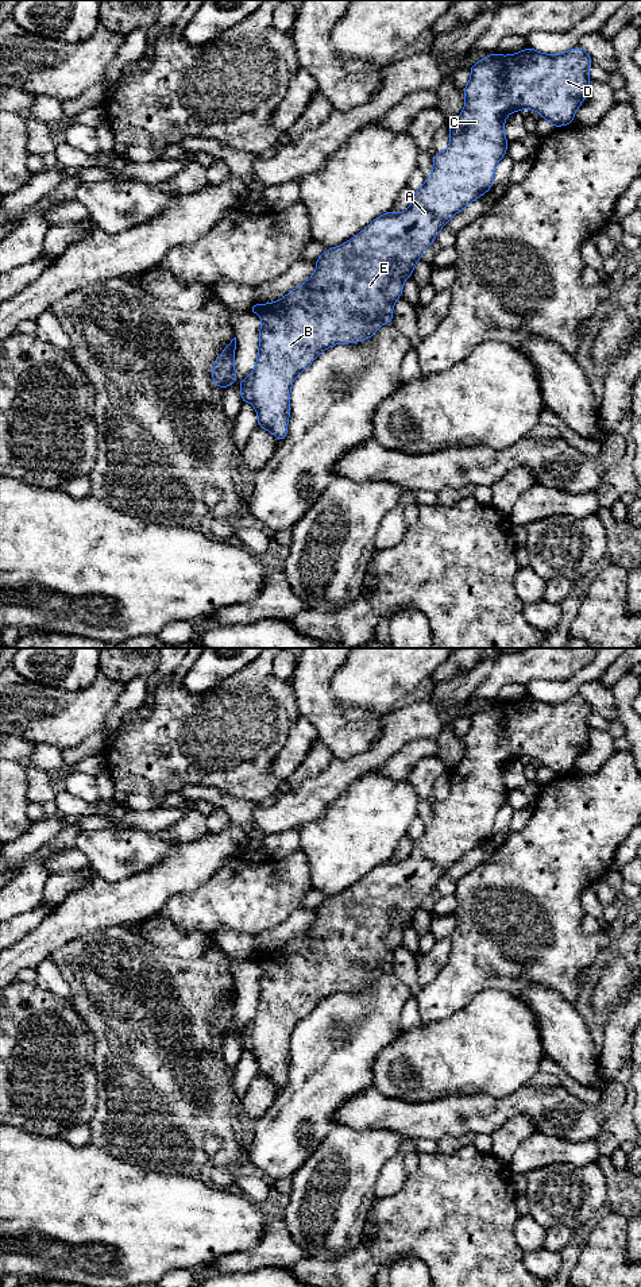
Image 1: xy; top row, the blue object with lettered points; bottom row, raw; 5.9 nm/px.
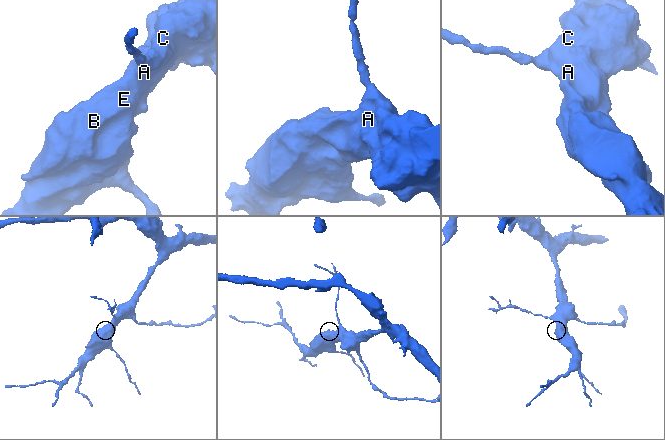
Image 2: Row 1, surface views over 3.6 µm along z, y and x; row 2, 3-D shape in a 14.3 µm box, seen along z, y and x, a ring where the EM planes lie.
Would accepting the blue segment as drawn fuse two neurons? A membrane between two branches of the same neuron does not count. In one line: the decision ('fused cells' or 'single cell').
single cell

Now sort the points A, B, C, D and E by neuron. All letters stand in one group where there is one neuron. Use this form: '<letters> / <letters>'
A B C D E

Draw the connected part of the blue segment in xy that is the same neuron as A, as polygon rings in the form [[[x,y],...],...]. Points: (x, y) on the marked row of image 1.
[[[578,46],[561,54],[542,54],[530,47],[510,55],[494,53],[472,65],[471,78],[463,89],[466,105],[460,116],[449,123],[449,146],[433,157],[433,170],[425,178],[425,184],[414,190],[412,205],[402,213],[386,212],[348,242],[327,248],[316,259],[314,274],[282,300],[252,304],[250,312],[262,317],[259,350],[254,370],[240,384],[240,397],[243,402],[248,401],[254,405],[259,427],[282,442],[287,435],[290,390],[294,378],[331,346],[370,339],[382,324],[393,323],[394,303],[402,296],[403,282],[413,275],[414,265],[421,259],[425,248],[435,242],[436,235],[451,217],[491,189],[497,165],[507,151],[509,142],[503,131],[507,115],[529,107],[532,112],[540,112],[553,127],[571,124],[576,109],[588,97],[591,63],[591,57]]]

